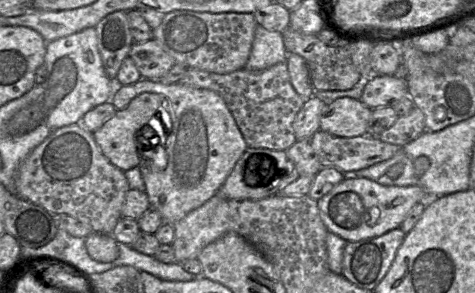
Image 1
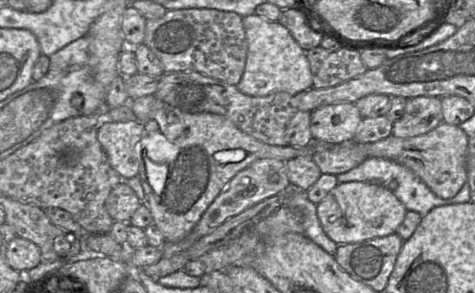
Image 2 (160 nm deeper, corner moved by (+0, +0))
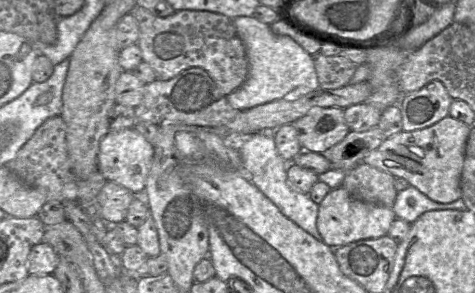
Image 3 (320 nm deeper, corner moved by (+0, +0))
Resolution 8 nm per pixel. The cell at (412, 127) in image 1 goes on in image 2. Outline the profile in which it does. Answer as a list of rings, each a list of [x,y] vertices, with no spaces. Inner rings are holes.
[[[418,96],[407,101],[404,114],[394,122],[392,135],[410,138],[435,129],[443,119],[440,97]]]

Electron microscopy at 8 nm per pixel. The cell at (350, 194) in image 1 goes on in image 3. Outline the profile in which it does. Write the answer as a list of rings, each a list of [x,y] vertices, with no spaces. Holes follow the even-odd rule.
[[[343,187],[331,189],[318,206],[316,226],[322,241],[331,248],[388,235],[396,219],[393,208],[357,200]]]

